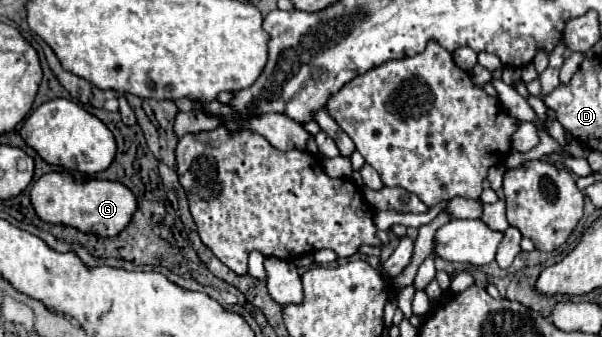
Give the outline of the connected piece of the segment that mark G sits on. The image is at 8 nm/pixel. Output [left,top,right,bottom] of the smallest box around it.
[31,171,137,237]

